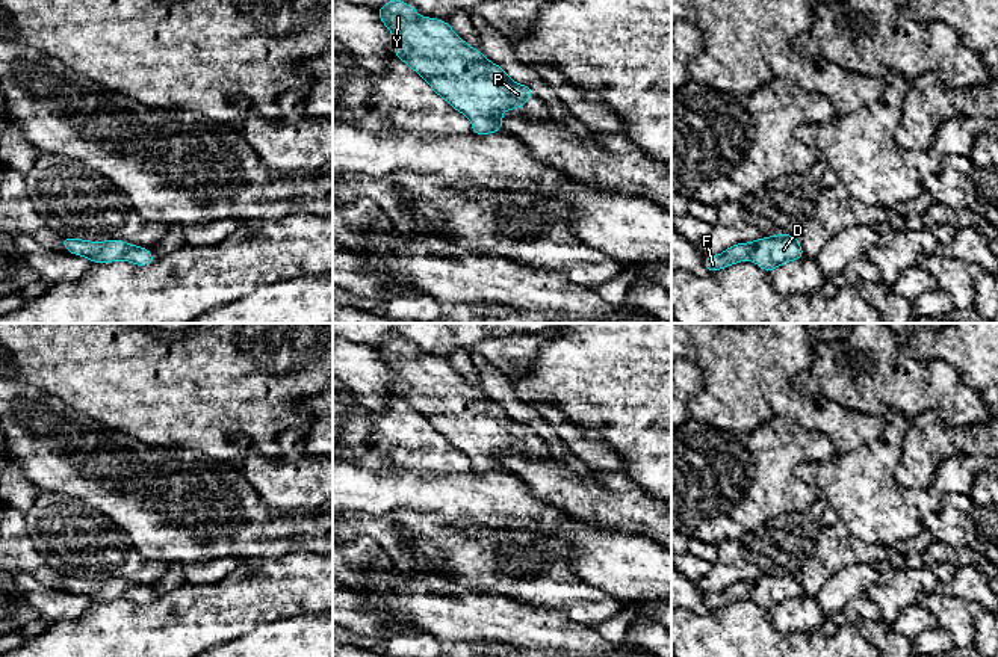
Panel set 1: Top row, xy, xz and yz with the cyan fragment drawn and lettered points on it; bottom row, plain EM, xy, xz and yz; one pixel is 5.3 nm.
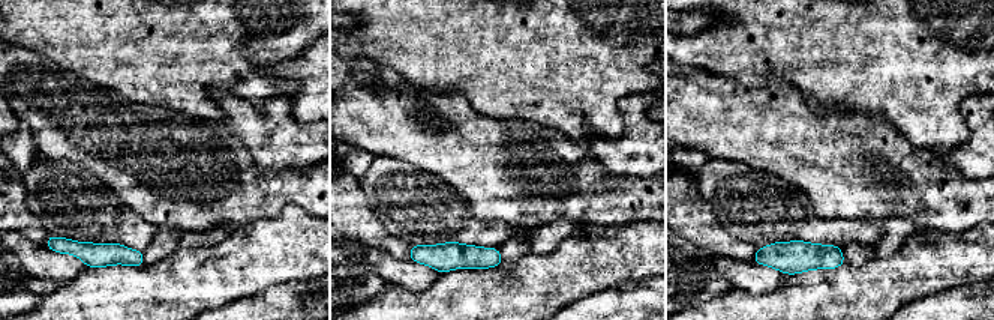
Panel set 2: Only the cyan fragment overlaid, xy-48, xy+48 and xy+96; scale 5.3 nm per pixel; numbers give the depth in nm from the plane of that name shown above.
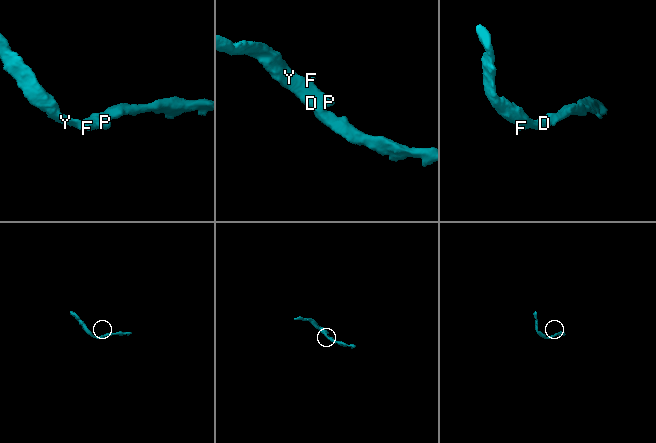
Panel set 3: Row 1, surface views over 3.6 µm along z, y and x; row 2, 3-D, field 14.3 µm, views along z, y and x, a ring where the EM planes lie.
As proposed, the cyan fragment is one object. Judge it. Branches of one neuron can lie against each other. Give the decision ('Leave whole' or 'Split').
Leave whole

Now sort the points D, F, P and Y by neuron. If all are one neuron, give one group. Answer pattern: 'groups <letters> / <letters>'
groups D F P Y

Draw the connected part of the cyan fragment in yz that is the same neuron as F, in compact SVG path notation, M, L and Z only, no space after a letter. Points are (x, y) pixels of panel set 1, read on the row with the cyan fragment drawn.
M780 234L755 242L736 243L720 255L705 257L708 272L720 270L738 261L752 260L761 269L770 272L786 261L804 257L801 245L795 236Z

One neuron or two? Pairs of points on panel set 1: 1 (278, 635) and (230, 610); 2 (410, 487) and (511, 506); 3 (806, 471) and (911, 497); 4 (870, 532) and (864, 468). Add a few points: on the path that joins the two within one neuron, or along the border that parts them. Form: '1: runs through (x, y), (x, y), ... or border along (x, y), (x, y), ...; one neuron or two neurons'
1: border along (295, 616), (272, 619), (230, 641); two neurons
2: runs through (436, 494), (486, 499); one neuron
3: runs through (832, 478), (858, 485), (870, 497), (885, 497); one neuron
4: runs through (870, 517), (870, 502), (864, 493), (864, 484); one neuron

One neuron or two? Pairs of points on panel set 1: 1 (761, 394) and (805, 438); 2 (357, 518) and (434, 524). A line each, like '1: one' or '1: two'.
1: two
2: one

